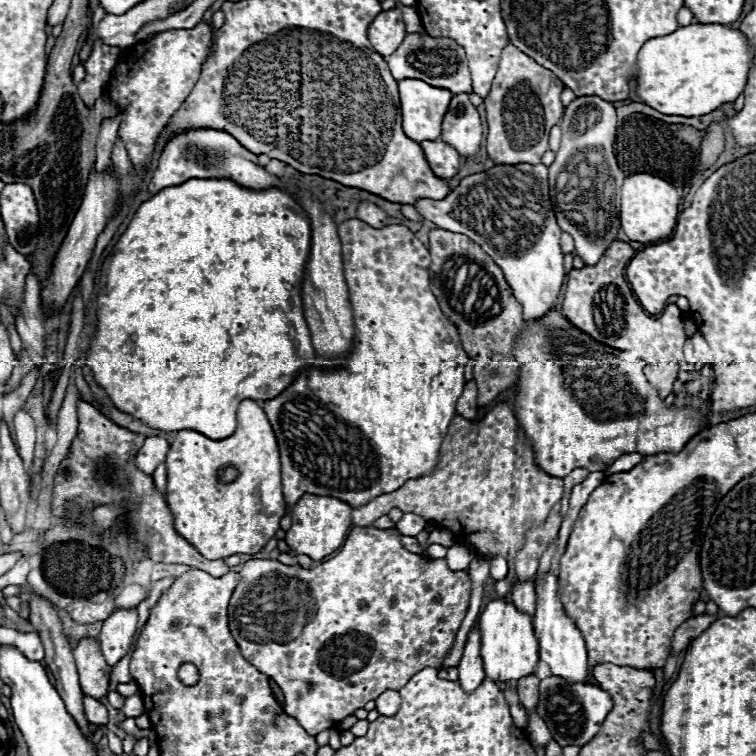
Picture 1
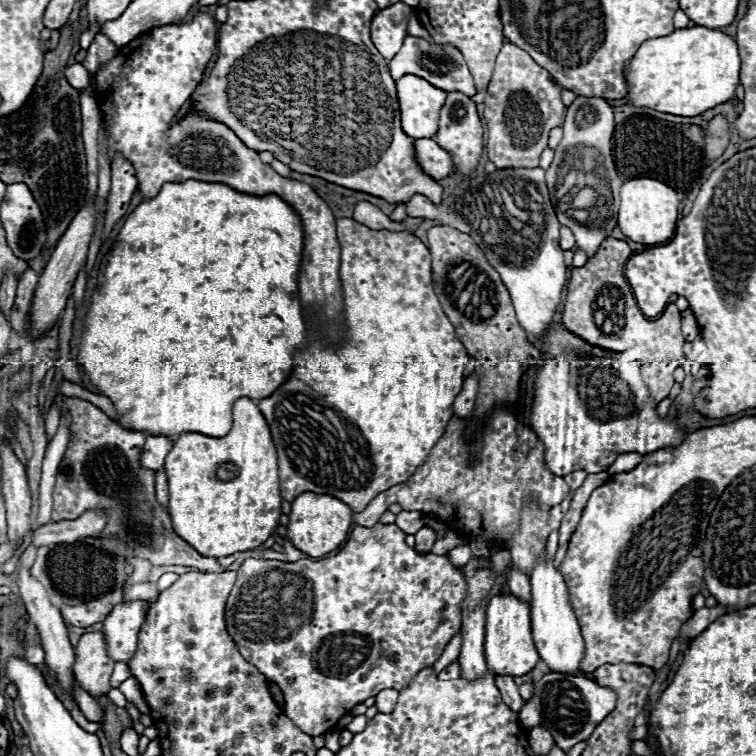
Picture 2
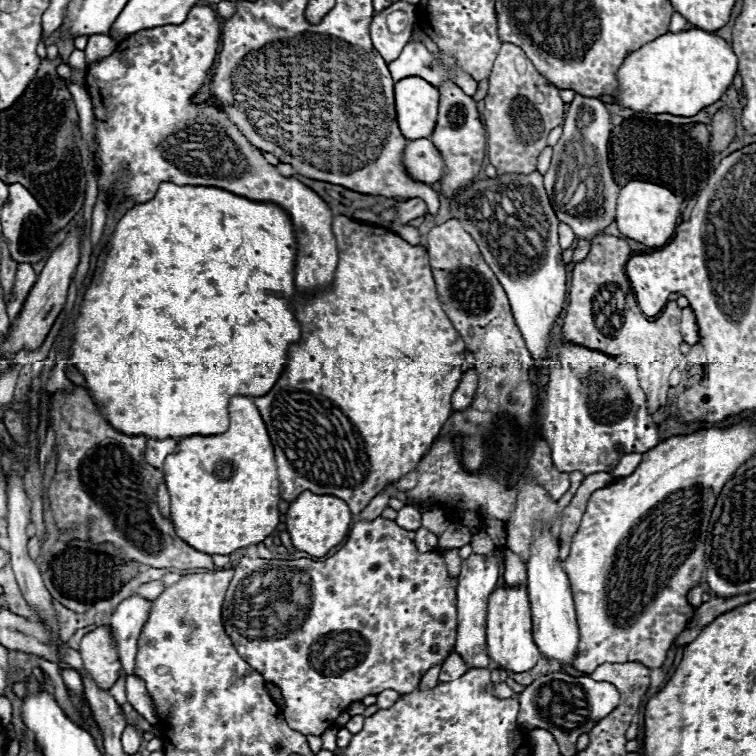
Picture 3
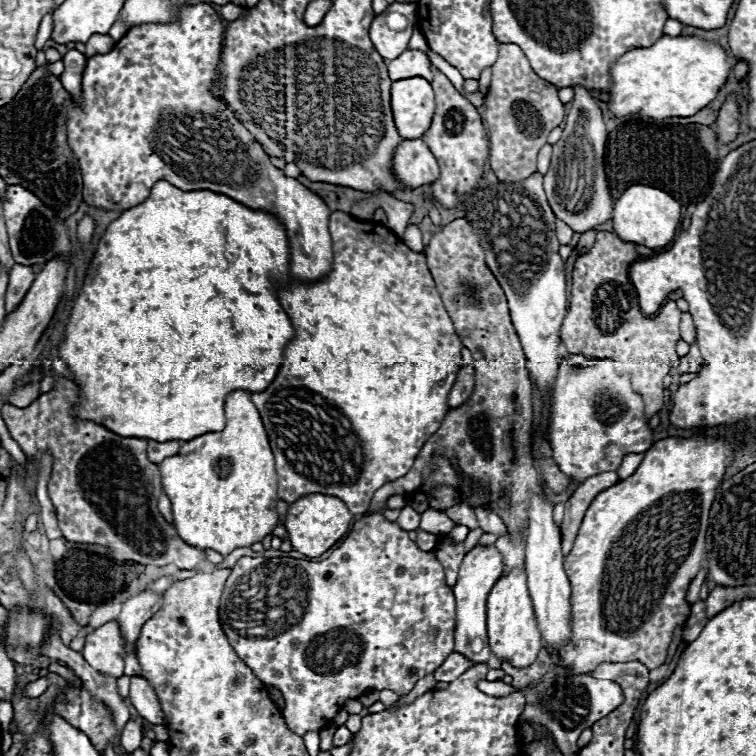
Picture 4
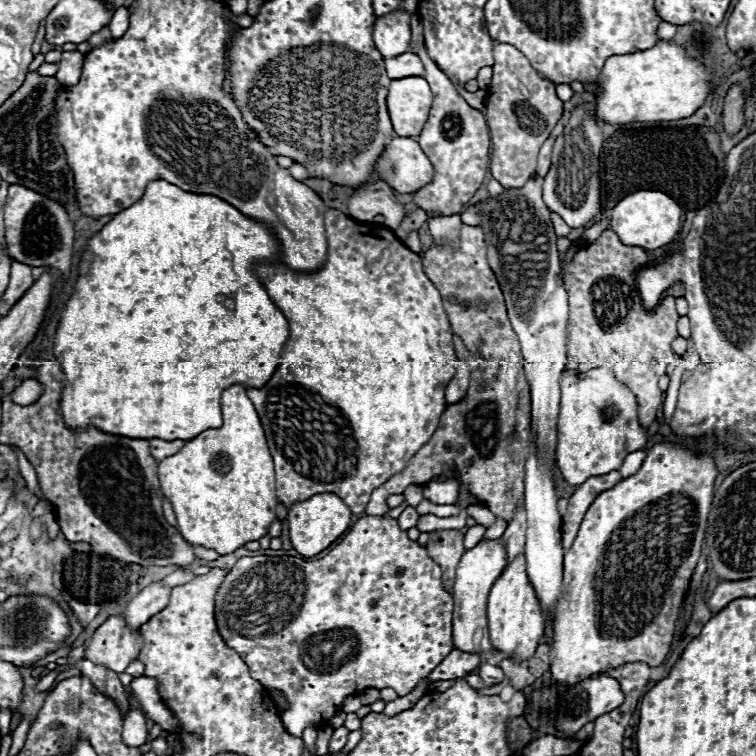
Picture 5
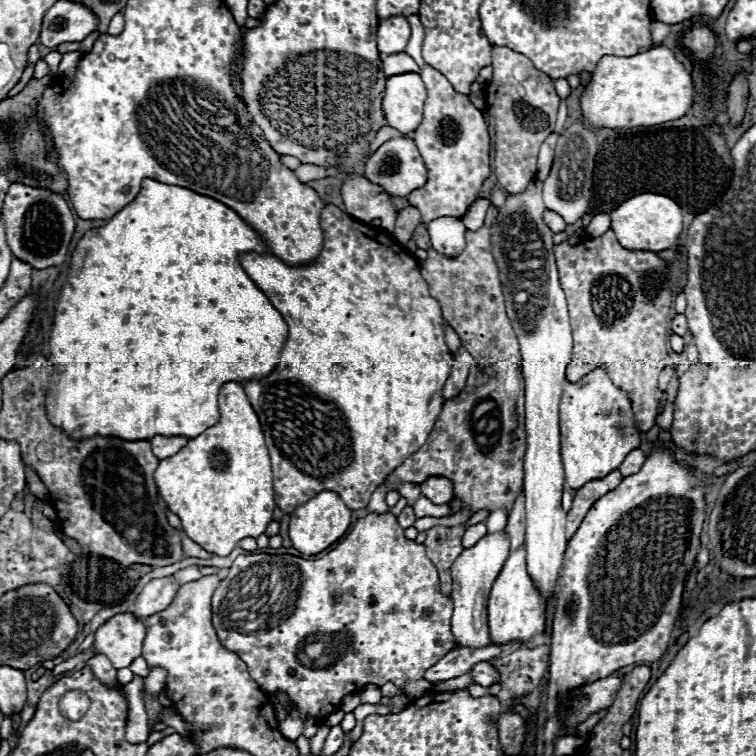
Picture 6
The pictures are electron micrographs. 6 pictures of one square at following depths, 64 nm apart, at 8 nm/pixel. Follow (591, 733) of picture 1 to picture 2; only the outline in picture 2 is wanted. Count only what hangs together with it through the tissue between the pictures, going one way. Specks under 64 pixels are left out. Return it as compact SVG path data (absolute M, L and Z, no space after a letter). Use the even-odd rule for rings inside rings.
M546 674L536 682L534 696L524 704L520 712L520 724L524 728L544 726L552 732L556 744L566 752L578 742L584 742L592 736L594 728L614 710L616 694L610 688L598 686L594 680L584 676L566 676L566 674Z

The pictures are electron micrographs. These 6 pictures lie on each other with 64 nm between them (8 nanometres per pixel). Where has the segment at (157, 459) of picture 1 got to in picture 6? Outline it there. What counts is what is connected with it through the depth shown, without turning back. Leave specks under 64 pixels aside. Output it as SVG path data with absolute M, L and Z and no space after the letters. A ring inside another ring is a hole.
M154 436L154 438L150 440L150 444L152 444L152 452L154 452L160 460L164 460L164 458L176 454L180 448L186 446L186 442L188 442L188 438L184 438L184 436L176 436L176 438Z

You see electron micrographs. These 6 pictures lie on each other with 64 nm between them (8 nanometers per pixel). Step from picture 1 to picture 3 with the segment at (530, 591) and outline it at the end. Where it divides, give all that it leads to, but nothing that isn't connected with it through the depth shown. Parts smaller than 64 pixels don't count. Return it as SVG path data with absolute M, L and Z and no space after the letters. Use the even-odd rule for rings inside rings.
M500 550L500 552L506 552L506 560L504 560L504 580L508 586L524 586L526 588L526 580L528 580L528 574L526 574L526 564L522 564L522 560L510 552L510 550Z

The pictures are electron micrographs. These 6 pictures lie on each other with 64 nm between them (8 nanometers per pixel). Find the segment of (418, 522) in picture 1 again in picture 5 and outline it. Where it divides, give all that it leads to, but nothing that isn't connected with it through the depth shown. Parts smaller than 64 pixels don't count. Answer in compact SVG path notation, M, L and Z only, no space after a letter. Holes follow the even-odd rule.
M408 506L408 508L400 514L398 524L400 524L400 528L402 528L402 530L410 530L410 528L416 528L418 518L420 518L420 514L418 514L414 508L410 508L410 506Z

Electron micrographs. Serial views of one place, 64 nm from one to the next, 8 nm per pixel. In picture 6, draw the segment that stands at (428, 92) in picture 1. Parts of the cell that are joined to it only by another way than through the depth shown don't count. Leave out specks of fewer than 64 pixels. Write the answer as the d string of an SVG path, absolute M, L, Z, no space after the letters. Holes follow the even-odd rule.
M418 74L390 76L382 104L388 124L400 134L416 132L422 122L426 98L426 86Z

